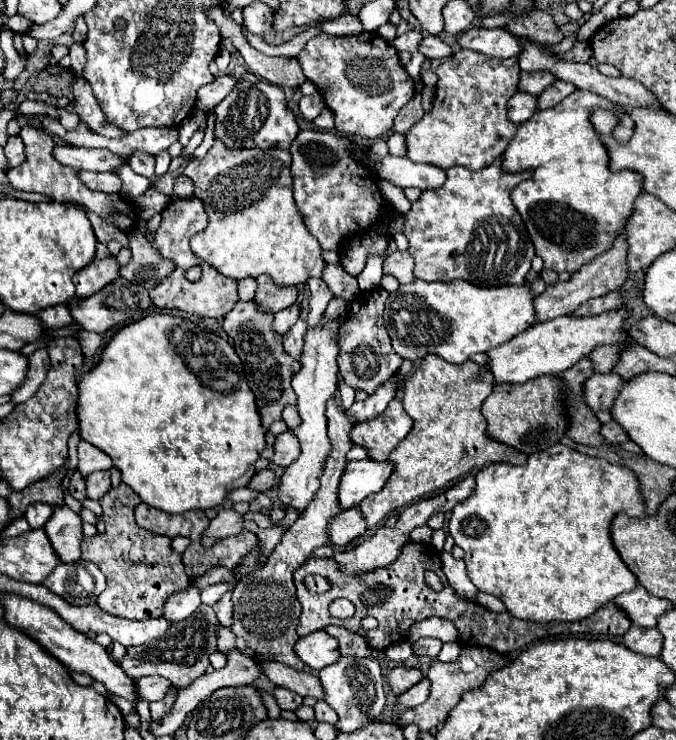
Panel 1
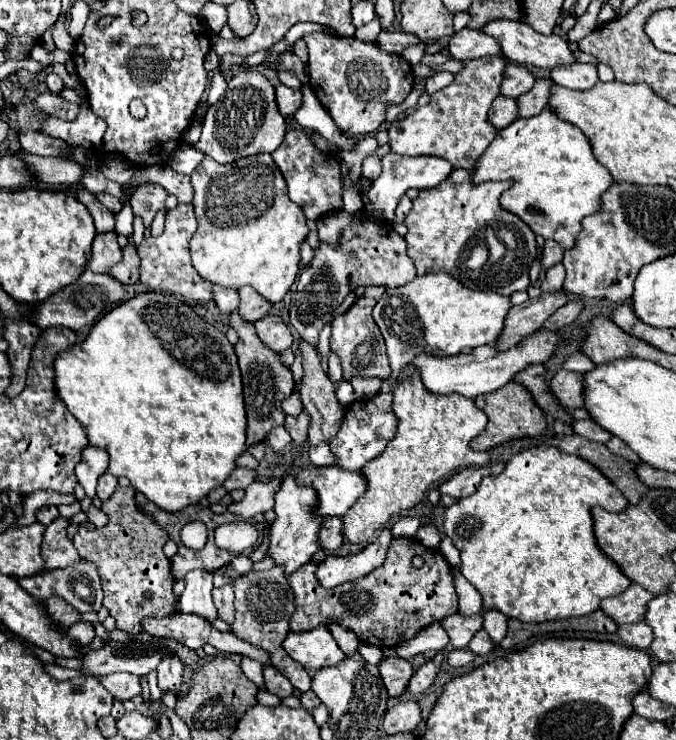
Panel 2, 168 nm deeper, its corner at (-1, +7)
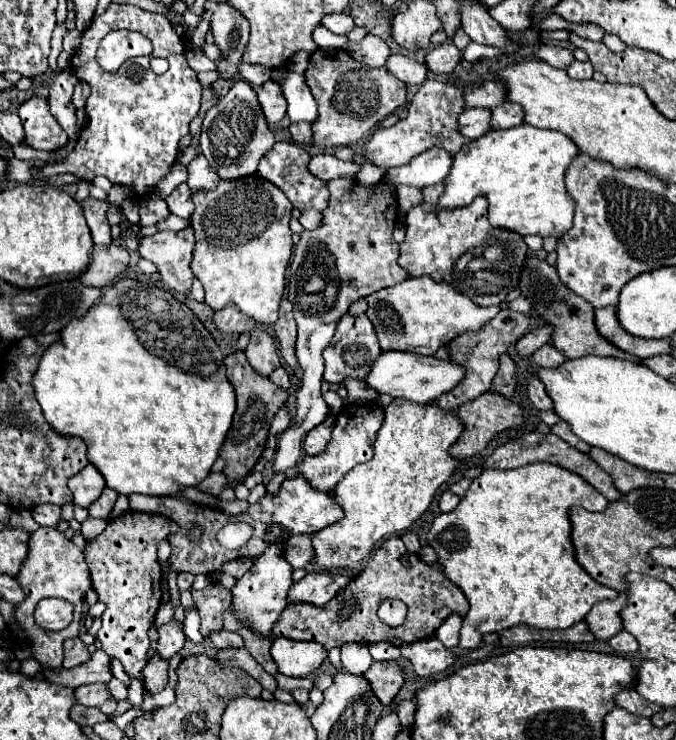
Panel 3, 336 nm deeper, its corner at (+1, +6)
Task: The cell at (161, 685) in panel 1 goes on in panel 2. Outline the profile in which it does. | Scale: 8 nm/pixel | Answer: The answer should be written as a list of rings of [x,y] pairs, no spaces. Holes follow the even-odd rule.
[[[111,673],[111,675],[103,675],[101,683],[105,689],[111,691],[111,695],[117,701],[127,701],[135,695],[141,695],[141,675]]]

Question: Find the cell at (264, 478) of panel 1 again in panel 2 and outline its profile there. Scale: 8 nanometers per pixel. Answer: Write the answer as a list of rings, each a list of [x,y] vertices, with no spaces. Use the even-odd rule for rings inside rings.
[[[237,467],[231,477],[223,483],[223,487],[227,487],[227,491],[233,491],[233,489],[247,489],[247,485],[251,485],[257,477],[257,471],[255,469],[245,469],[245,467]]]

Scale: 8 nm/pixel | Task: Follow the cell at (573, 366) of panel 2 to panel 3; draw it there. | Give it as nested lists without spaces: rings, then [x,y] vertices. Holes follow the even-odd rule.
[[[545,344],[545,346],[541,346],[539,350],[535,350],[535,352],[531,354],[531,362],[539,364],[539,366],[543,366],[543,368],[555,368],[555,366],[563,364],[565,358],[563,358],[563,354],[559,354],[559,350],[555,350],[551,344]]]

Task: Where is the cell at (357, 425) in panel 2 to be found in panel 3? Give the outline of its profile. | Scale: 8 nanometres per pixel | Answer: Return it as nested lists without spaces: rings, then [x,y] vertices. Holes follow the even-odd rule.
[[[345,404],[335,420],[335,428],[331,434],[331,440],[327,448],[317,456],[303,456],[297,464],[299,474],[321,492],[333,492],[337,482],[355,466],[361,462],[371,460],[373,454],[373,442],[375,434],[383,422],[383,410],[379,406],[357,406],[357,404]]]

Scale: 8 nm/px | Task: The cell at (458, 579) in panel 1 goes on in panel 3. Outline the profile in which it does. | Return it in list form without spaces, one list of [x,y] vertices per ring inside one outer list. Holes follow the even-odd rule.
[[[451,614],[451,618],[447,618],[439,630],[435,632],[435,638],[439,638],[447,648],[455,648],[459,644],[459,630],[461,630],[461,616]]]

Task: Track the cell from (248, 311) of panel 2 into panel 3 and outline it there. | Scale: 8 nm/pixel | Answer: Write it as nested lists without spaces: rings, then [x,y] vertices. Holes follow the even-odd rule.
[[[227,306],[227,310],[215,312],[213,322],[215,322],[217,330],[227,336],[243,334],[243,332],[249,332],[255,328],[255,322],[251,322],[251,318],[243,318],[243,314],[239,314],[235,310],[235,306]]]

